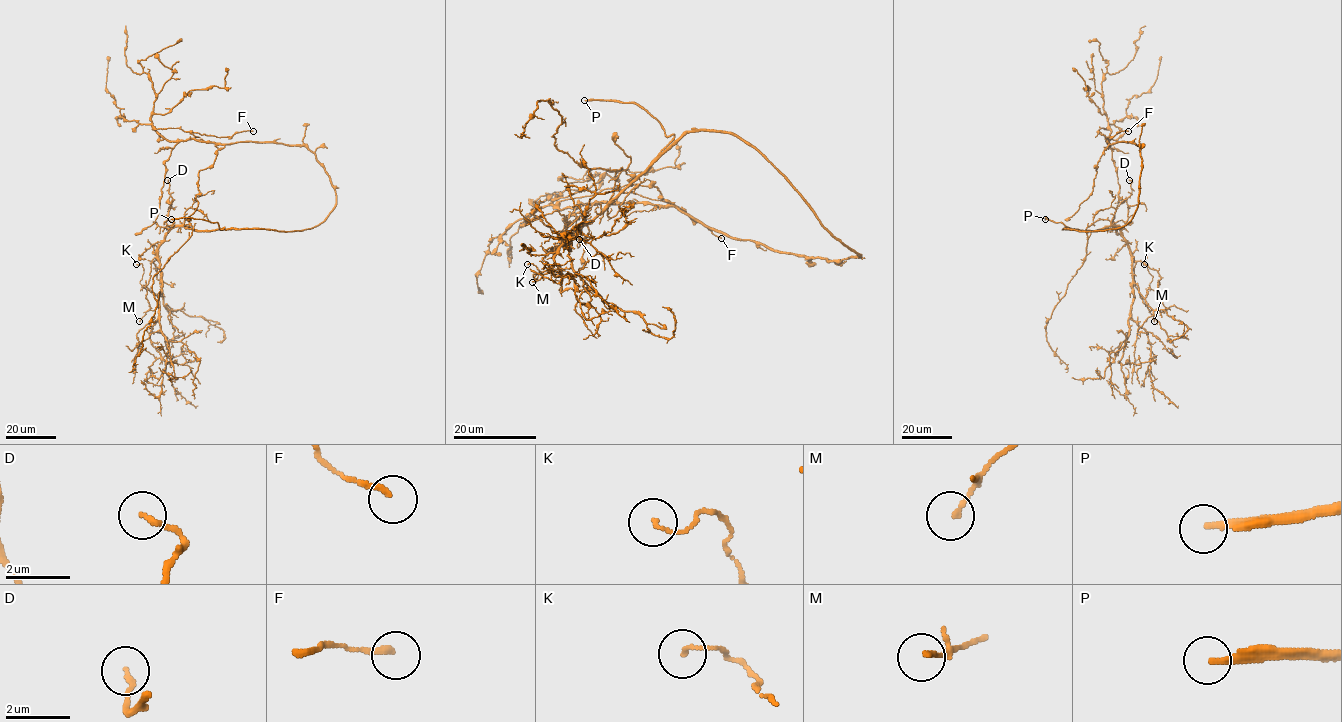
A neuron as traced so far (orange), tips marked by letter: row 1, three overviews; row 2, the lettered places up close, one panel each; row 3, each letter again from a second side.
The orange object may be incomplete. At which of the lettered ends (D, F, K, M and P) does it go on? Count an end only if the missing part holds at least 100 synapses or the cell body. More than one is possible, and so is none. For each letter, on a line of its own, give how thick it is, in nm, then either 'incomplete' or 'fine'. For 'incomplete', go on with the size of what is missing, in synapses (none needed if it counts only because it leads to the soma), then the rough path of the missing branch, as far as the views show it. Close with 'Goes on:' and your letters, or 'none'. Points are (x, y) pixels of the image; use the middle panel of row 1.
D: calibre 160 nm; fine
F: calibre 190 nm; fine
K: calibre 130 nm; fine
M: calibre 130 nm; fine
P: calibre 240 nm; incomplete; course (584, 100), (577, 99), (571, 91), (575, 87), (570, 93), (553, 93), (543, 87)
Goes on: P

